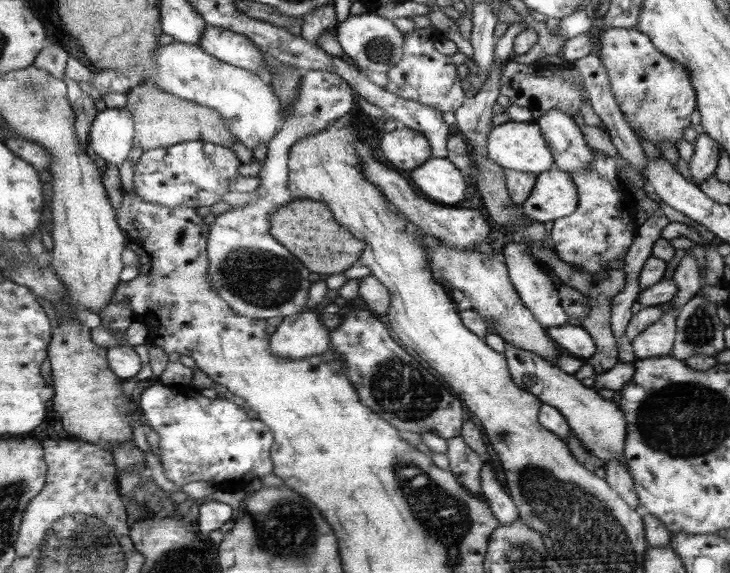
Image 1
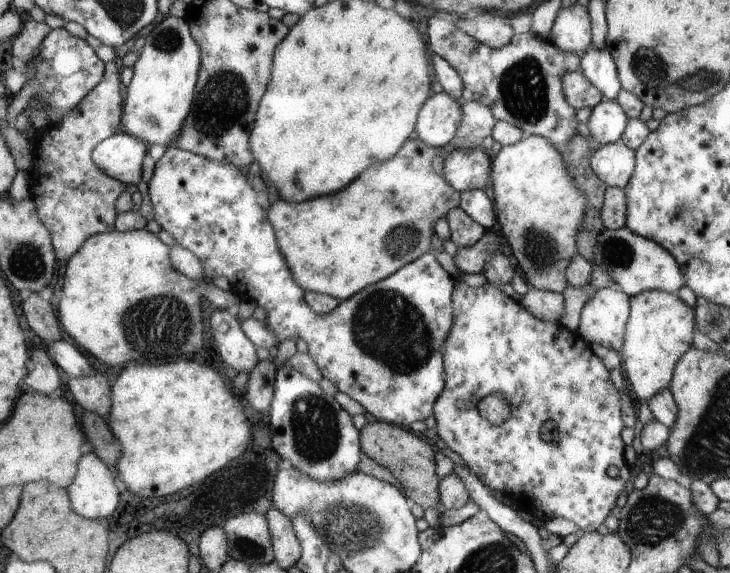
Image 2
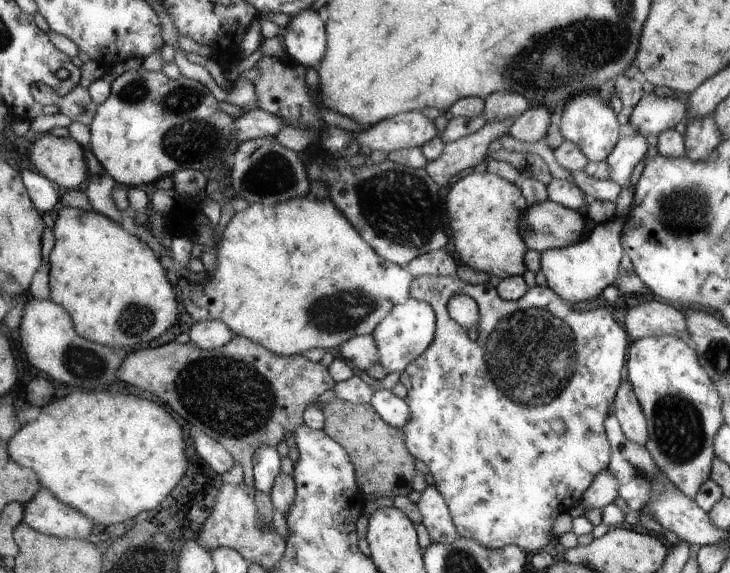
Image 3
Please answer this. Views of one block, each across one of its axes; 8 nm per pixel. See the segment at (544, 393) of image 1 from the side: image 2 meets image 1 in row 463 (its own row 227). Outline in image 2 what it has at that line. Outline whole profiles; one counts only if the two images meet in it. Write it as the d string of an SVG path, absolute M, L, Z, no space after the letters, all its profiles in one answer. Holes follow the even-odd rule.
M603 227L594 244L594 258L594 265L604 268L616 282L616 288L628 296L636 296L648 290L678 293L687 283L679 262L663 245L632 232L628 227L618 230Z

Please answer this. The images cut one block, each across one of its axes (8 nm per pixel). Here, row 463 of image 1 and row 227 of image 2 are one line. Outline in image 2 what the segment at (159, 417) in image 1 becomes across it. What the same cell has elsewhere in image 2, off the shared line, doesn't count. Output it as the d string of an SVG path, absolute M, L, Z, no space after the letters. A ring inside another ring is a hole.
M172 146L167 147L162 158L156 160L155 163L154 174L150 178L150 181L147 182L148 194L154 208L154 219L160 224L162 229L168 230L172 234L178 245L190 250L190 252L193 252L202 260L202 266L204 266L203 280L210 280L212 282L214 278L222 276L222 278L229 280L230 285L234 285L236 282L244 284L248 292L250 292L250 296L254 298L253 301L256 302L258 308L264 310L263 314L265 314L264 321L266 322L266 326L270 326L270 330L276 334L276 338L280 341L283 341L285 338L293 338L296 341L299 339L304 340L308 345L308 354L316 362L316 366L320 368L322 377L328 378L340 392L344 392L344 394L356 400L364 408L365 412L368 412L374 418L377 418L377 420L387 422L388 424L400 425L402 428L410 428L410 424L413 422L424 422L428 417L435 414L435 403L438 402L439 396L446 390L447 362L444 357L444 350L446 350L447 338L452 330L452 300L450 298L452 298L452 290L454 290L454 280L438 264L438 260L434 258L434 252L428 251L426 254L419 256L414 262L408 263L393 275L388 276L387 279L380 280L379 283L374 283L363 288L362 291L356 292L356 295L352 296L351 299L340 301L336 310L330 312L330 314L319 314L315 312L315 309L307 305L304 290L296 282L295 276L287 264L286 257L279 248L275 228L272 228L272 224L268 224L266 211L258 206L256 192L254 192L250 180L246 180L240 174L241 170L236 168L235 164L228 164L228 162L220 162L219 160L206 160L203 156L196 156L195 153L186 152Z

